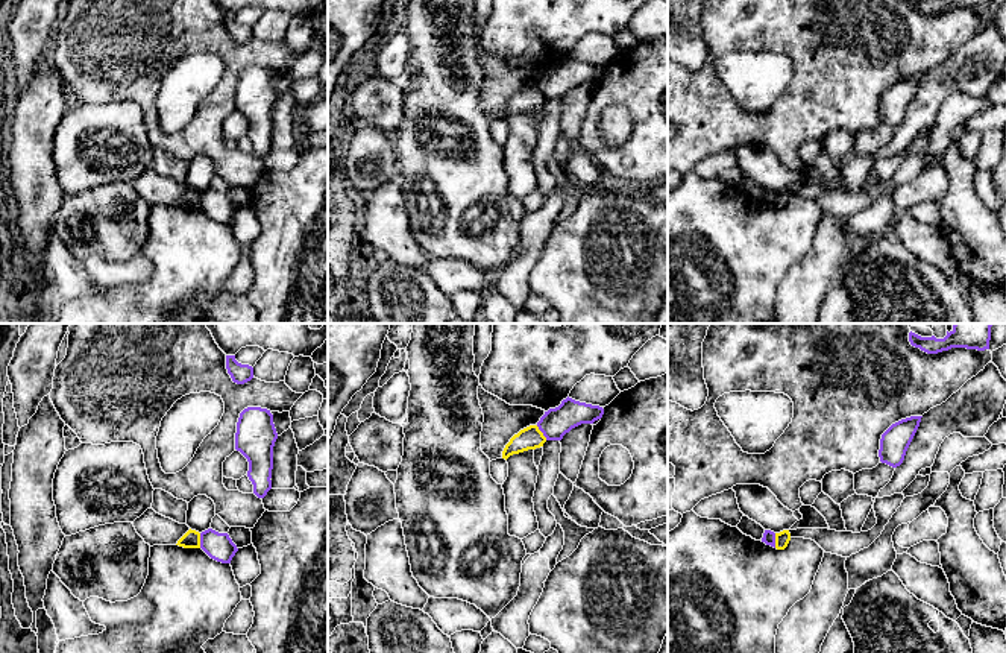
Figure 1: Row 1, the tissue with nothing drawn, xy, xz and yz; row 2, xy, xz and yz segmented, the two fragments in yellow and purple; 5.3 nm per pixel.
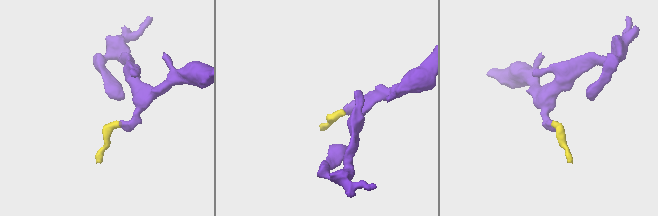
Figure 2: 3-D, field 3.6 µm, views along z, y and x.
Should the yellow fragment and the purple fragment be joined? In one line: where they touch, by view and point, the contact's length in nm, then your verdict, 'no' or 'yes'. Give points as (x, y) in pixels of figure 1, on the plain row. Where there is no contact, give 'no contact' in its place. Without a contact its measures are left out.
meets yellow in xy at (199, 201); contact 80 nm long; no

